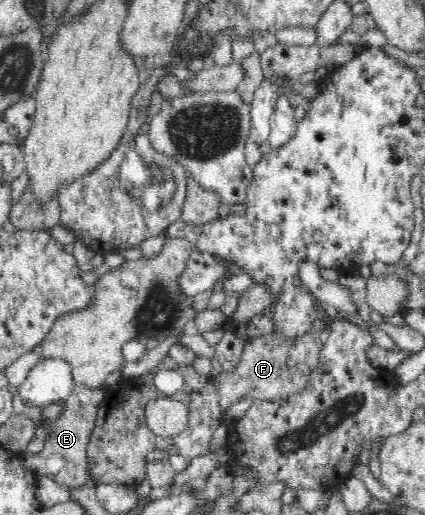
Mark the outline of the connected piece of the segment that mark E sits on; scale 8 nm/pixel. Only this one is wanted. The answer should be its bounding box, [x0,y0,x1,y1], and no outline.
[19,383,105,487]

